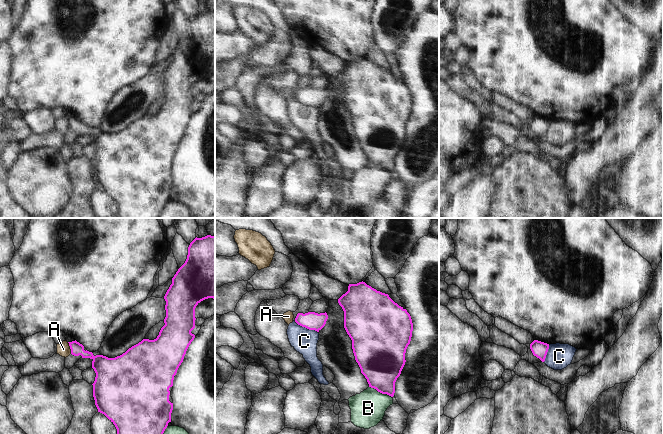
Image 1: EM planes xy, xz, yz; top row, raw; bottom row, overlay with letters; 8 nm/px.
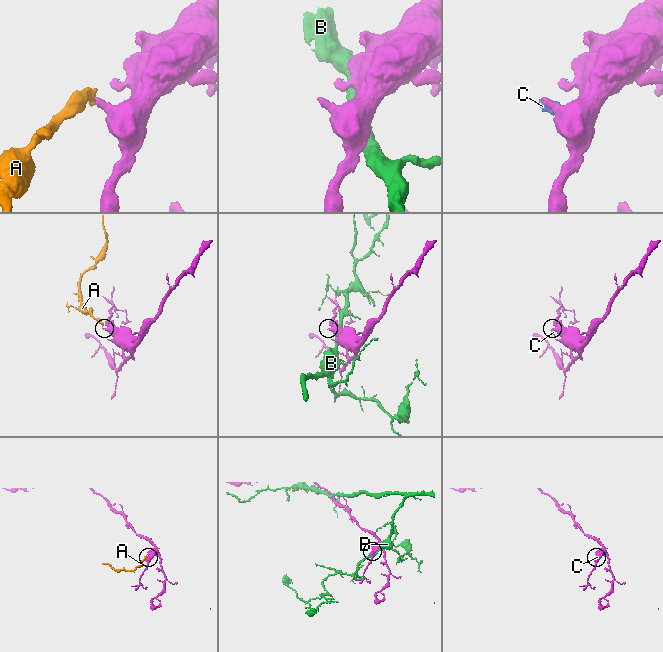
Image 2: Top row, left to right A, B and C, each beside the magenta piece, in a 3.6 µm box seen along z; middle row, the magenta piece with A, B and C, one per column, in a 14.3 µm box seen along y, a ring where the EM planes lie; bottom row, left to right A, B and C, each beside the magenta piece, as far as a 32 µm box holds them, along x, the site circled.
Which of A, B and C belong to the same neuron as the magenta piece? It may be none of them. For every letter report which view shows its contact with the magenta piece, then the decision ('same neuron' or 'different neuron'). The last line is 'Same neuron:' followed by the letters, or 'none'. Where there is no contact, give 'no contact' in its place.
A: xy | different neuron
B: xz | different neuron
C: xz | different neuron
Same neuron: none

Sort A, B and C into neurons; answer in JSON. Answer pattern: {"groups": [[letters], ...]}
{"groups": [["A", "C"], ["B"]]}

